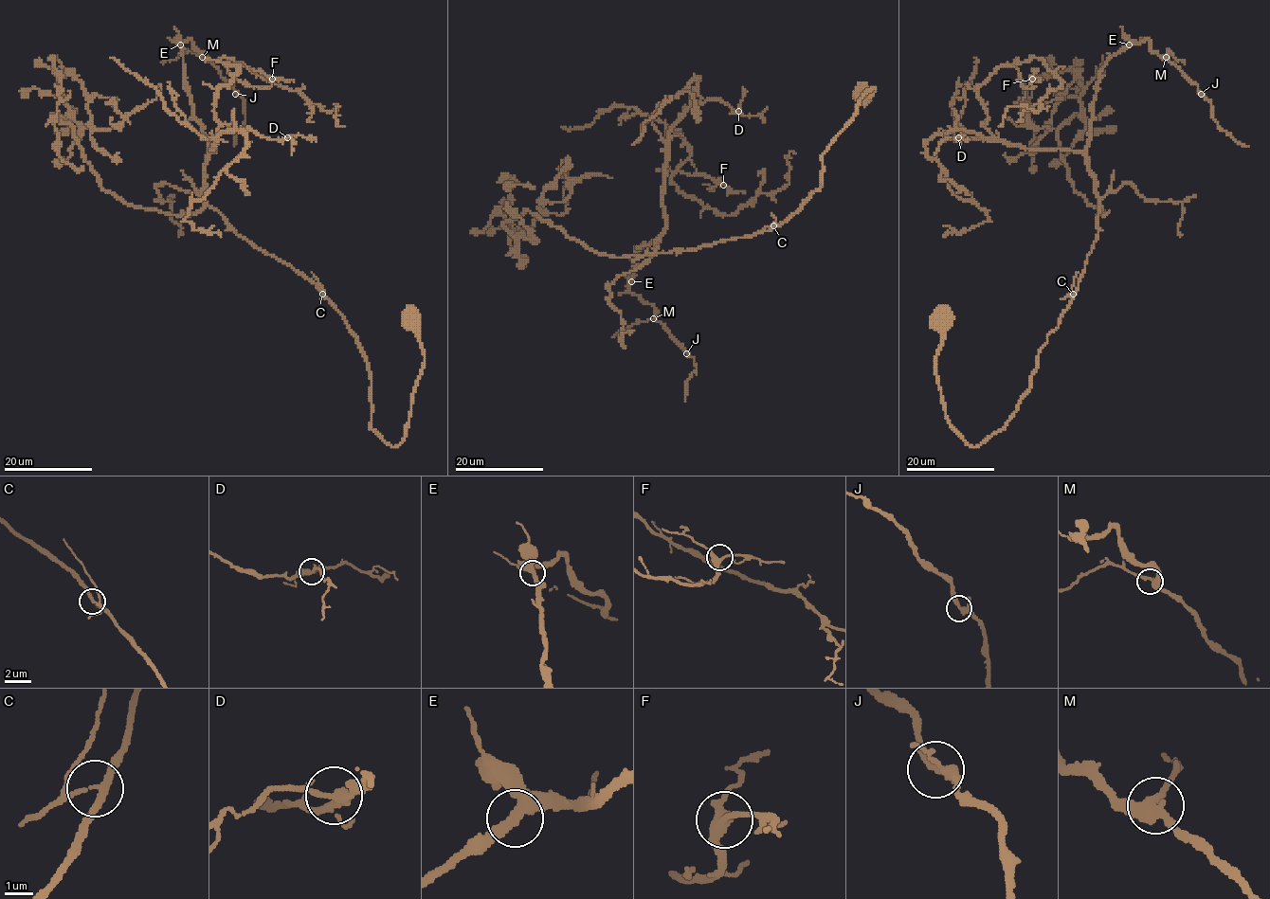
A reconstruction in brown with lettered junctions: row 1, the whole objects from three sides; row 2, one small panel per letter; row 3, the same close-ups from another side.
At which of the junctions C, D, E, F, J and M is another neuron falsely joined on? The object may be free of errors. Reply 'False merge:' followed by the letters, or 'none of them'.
False merge: none of them

